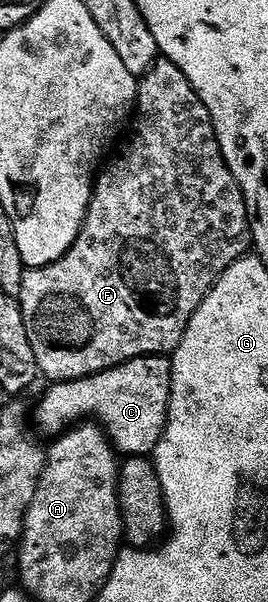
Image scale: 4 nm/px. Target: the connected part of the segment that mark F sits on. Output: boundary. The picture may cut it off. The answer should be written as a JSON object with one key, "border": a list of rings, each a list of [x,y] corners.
{"border":[[[159,59],[148,69],[145,76],[138,80],[135,120],[132,125],[133,134],[130,135],[129,142],[122,147],[121,154],[109,166],[106,164],[95,178],[89,214],[85,216],[85,225],[75,239],[73,247],[55,263],[38,269],[26,269],[23,275],[19,304],[23,323],[27,327],[27,339],[31,339],[31,351],[35,351],[38,370],[44,376],[46,373],[50,377],[48,380],[53,383],[77,381],[81,377],[101,373],[136,357],[172,354],[173,350],[179,347],[195,311],[203,303],[218,277],[231,268],[239,258],[246,256],[251,249],[251,222],[243,191],[223,159],[223,151],[219,147],[219,139],[215,135],[215,127],[207,107],[203,107],[187,75],[183,75],[183,71],[175,67],[175,63]]]}

